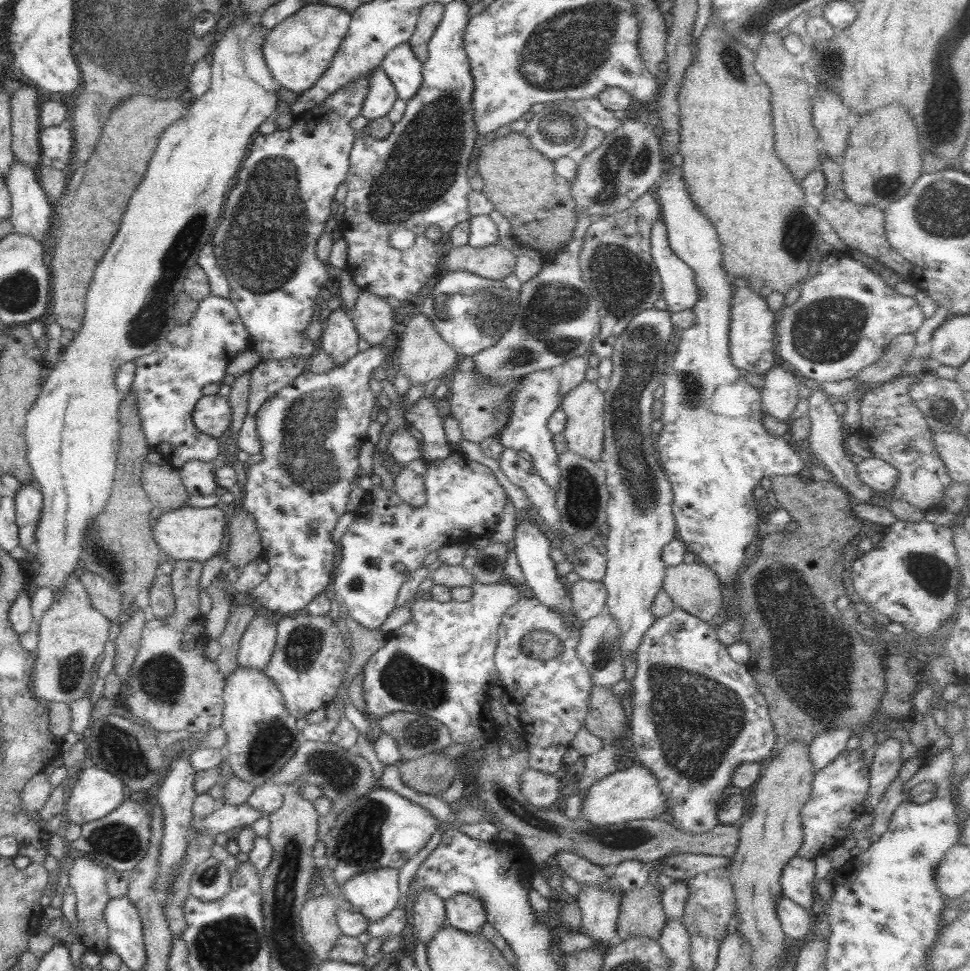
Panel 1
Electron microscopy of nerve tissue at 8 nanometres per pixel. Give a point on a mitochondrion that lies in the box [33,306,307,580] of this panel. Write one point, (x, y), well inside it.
(102, 552)

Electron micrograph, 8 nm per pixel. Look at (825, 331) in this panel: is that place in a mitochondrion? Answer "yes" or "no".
yes

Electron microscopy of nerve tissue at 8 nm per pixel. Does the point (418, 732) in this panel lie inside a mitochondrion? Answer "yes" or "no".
yes

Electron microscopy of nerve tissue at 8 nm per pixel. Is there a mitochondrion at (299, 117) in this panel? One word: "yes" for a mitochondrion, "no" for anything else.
no

